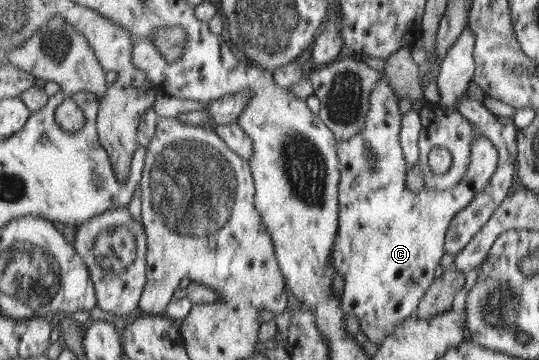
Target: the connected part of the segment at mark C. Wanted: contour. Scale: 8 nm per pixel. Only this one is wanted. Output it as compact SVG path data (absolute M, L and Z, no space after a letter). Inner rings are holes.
M381 75L381 77L379 77L379 81L377 81L377 85L375 85L375 87L373 87L373 91L371 91L371 99L369 99L369 109L367 109L364 129L347 140L336 142L336 154L340 158L341 174L339 183L340 220L339 233L336 235L336 242L333 242L334 250L332 260L330 261L330 268L332 268L333 276L336 273L342 274L343 276L344 286L343 294L341 295L341 307L343 307L345 314L347 316L356 316L357 319L359 319L359 330L362 330L369 340L377 342L378 344L381 344L383 339L385 339L387 335L391 334L391 331L393 331L397 325L405 322L407 317L415 315L419 301L421 301L421 297L423 297L425 291L427 291L427 289L431 286L431 283L435 280L435 269L439 266L443 255L446 254L444 248L448 225L458 212L461 212L464 207L469 205L474 200L474 197L478 193L483 192L483 190L489 186L488 183L490 182L491 176L493 176L493 172L495 172L498 166L497 148L491 143L491 140L488 140L487 137L477 136L474 138L474 144L472 145L471 163L469 169L465 172L466 176L461 180L460 184L457 184L456 186L453 186L445 191L433 191L424 186L420 192L413 193L411 190L406 188L406 172L408 170L406 168L406 161L403 157L403 152L400 146L401 119L402 115L399 112L399 98L388 85L386 77ZM366 152L374 152L374 156L376 156L375 169L371 169L366 164Z

